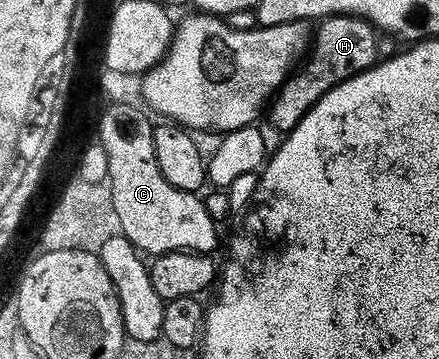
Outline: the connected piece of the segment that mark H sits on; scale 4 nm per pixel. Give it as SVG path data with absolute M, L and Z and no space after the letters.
M328 17L317 22L312 48L301 62L300 68L286 78L276 94L276 99L269 102L268 120L280 130L292 130L300 123L303 115L314 108L316 102L321 101L324 94L331 93L349 77L371 69L376 64L374 36L374 26L359 17Z

